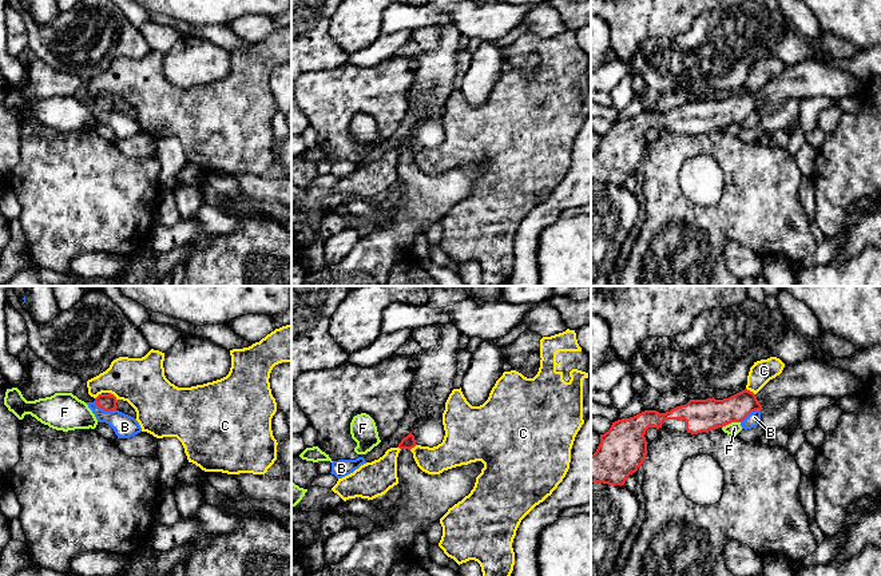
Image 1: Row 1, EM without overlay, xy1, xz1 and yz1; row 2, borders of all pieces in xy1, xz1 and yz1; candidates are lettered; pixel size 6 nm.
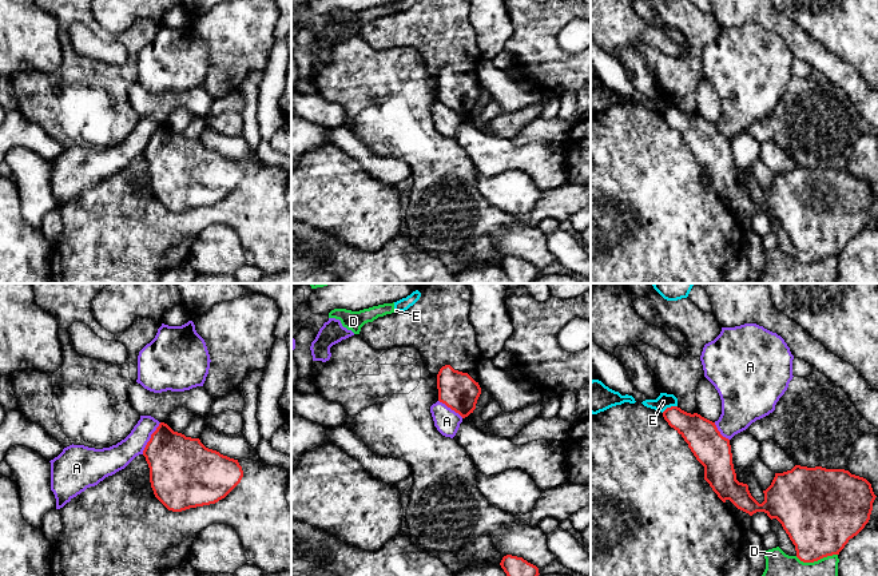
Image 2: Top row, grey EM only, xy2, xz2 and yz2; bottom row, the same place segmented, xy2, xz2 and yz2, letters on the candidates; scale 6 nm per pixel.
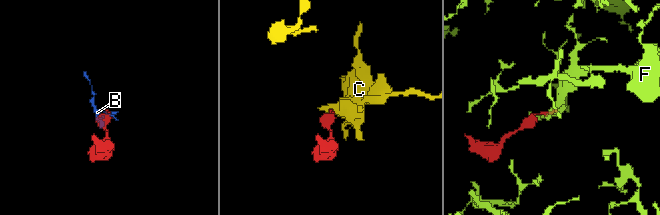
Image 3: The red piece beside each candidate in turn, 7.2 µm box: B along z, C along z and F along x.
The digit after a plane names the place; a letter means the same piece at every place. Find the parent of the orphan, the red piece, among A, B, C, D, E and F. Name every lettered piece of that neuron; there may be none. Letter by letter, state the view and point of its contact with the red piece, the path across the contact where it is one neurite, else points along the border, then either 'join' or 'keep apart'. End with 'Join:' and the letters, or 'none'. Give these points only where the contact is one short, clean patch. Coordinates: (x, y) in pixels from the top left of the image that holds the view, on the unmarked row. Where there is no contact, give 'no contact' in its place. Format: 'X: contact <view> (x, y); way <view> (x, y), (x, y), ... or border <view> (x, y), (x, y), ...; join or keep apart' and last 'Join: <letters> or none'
A: contact xy2 (150, 139); border xy2 (161, 123), (142, 154); keep apart
B: contact xy1 (104, 111); border xy1 (94, 102), (104, 111), (115, 111); keep apart
C: contact xy1 (112, 95); border xy1 (108, 92), (116, 99); keep apart
D: contact yz2 (815, 261); keep apart
E: contact yz2 (668, 108); border yz2 (676, 106), (667, 107), (662, 112); keep apart
F: contact yz1 (730, 123); border yz1 (739, 122), (731, 122), (722, 128); keep apart
Join: none

